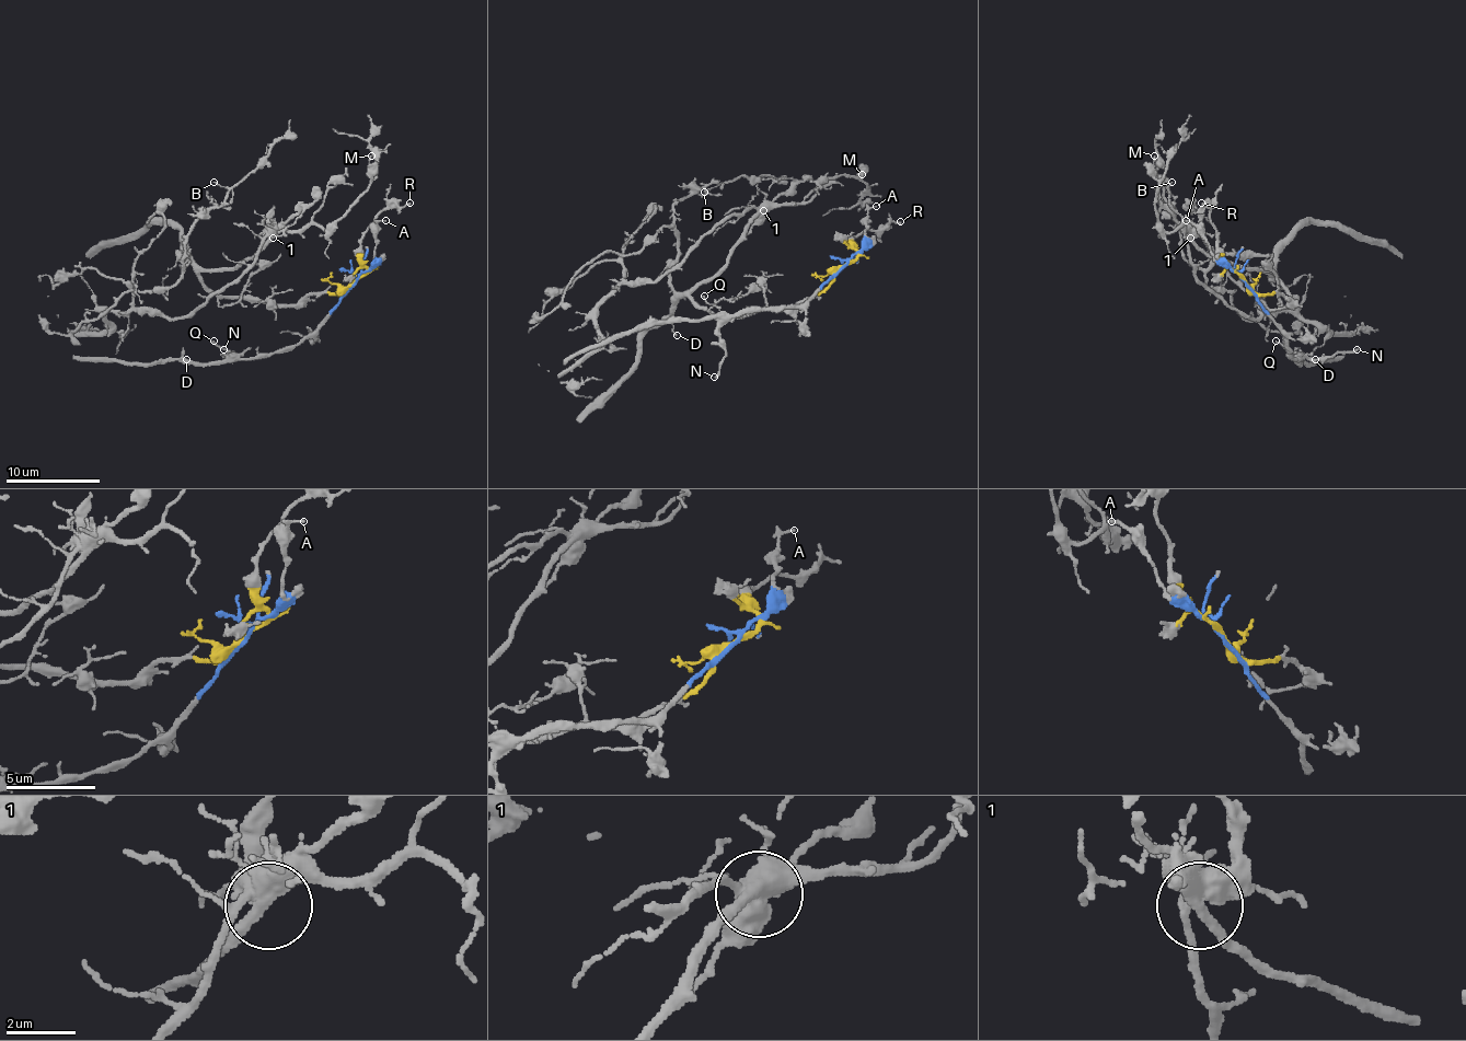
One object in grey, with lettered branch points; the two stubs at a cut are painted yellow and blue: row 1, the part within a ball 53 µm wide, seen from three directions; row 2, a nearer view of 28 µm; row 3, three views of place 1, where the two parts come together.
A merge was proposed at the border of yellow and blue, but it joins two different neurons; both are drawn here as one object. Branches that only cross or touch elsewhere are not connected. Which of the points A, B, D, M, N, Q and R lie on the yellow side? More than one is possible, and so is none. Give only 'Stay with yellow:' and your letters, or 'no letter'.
Stay with yellow: B, M, R

